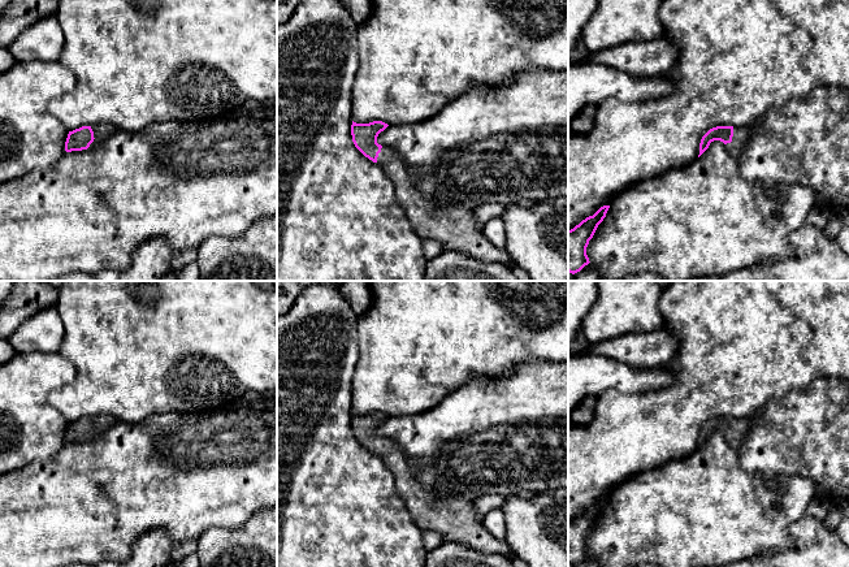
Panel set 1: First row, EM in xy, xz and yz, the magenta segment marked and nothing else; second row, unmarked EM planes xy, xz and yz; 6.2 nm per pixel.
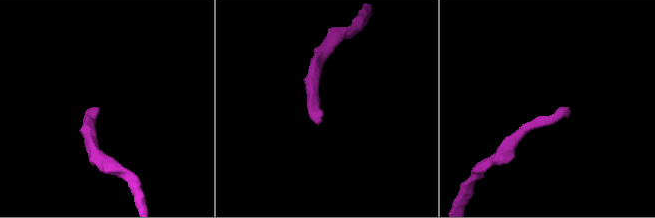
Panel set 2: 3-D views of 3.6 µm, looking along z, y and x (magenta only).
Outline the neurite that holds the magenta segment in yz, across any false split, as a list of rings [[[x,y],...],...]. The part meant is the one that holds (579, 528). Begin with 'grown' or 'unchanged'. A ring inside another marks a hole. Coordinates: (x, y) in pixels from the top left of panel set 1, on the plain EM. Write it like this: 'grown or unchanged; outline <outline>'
unchanged; outline [[[610,497],[601,498],[593,507],[586,508],[573,520],[568,521],[568,563],[575,566],[588,557],[586,538],[598,516],[606,508]]]

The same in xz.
grown; outline [[[382,412],[356,415],[351,427],[355,438],[377,454],[394,476],[398,495],[421,531],[437,532],[443,542],[462,544],[485,554],[514,558],[504,540],[493,537],[475,511],[475,501],[459,494],[436,494],[413,476],[408,455],[397,443],[377,434],[377,428],[389,416]]]

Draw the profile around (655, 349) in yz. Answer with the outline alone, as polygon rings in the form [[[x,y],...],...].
[[[660,328],[649,333],[629,333],[616,338],[594,343],[585,354],[603,355],[632,367],[664,367],[679,350],[677,337]]]

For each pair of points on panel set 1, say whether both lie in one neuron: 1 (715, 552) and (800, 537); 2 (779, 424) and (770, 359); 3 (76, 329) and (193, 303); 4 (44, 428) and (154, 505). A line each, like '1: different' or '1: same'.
1: different
2: different
3: same
4: different

